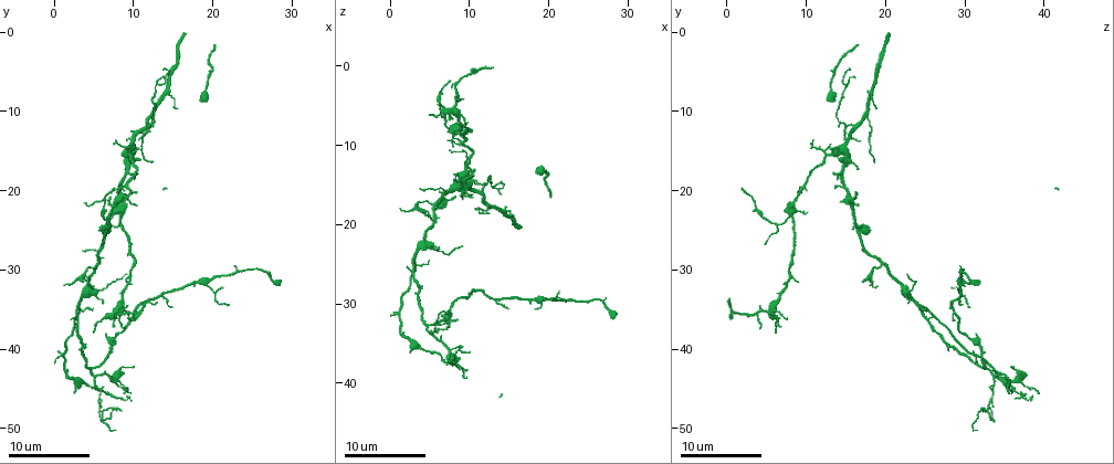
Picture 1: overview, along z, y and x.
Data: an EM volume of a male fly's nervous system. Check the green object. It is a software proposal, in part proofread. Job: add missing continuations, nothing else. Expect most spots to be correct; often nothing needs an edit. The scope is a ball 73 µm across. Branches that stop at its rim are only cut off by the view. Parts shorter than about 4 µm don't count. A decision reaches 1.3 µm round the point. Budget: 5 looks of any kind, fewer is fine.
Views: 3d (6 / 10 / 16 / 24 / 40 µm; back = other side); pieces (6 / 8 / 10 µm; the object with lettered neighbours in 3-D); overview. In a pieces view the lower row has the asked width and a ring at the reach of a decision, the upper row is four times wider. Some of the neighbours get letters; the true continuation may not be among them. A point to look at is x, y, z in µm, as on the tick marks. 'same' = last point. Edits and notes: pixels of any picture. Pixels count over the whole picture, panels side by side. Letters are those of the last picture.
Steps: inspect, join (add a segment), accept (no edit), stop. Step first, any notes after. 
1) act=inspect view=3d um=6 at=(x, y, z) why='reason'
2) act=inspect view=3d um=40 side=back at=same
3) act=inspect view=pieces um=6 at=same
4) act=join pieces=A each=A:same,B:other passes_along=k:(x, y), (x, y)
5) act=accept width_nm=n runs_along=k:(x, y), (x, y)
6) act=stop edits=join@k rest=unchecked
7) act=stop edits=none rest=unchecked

act=inspect view=3d um=10 at=(10.0, 17.5, 13.5) why='branch stops here'

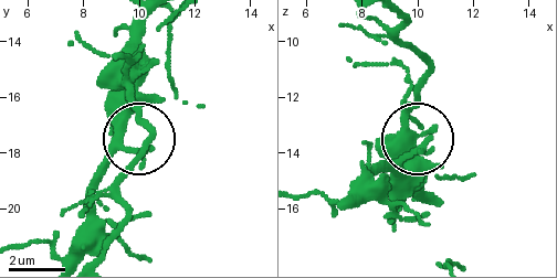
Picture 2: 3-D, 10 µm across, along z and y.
act=inspect view=pieces um=8 at=same why='what lies round it'

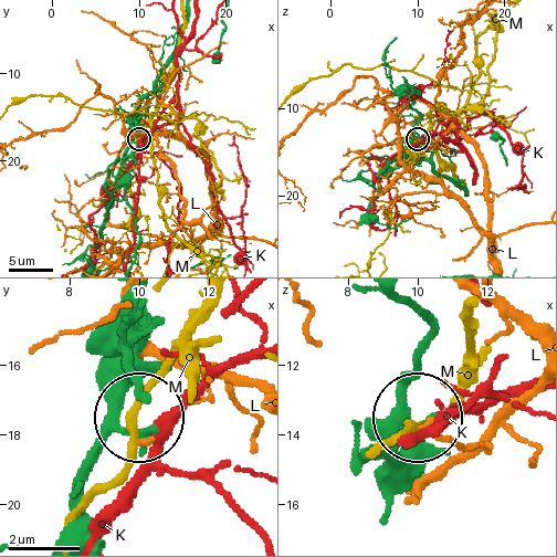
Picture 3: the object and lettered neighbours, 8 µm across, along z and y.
act=accept each=K:other,L:other,M:other found='none of them fits'

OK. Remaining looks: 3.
act=inspect view=pieces um=6 at=(8.0, 24.5, 16.5)

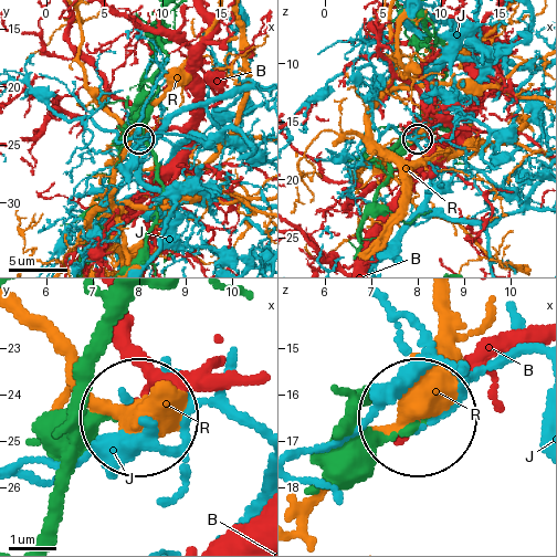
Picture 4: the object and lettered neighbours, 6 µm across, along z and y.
act=accept width_nm=140 each=B:other,J:other,R:other found='no lettered segment goes on from it'

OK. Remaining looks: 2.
act=inspect view=3d um=10 at=(13.0, 34.0, 0.0) why='thin end'

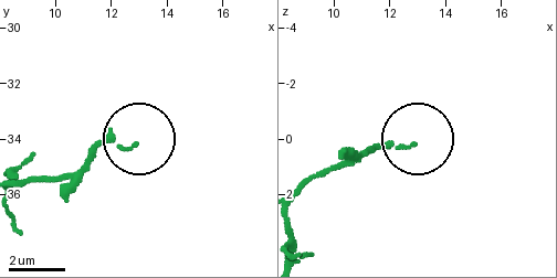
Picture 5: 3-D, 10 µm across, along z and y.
act=inspect view=pieces um=8 at=(12.7, 34.3, 0.1) why='what lies round it'

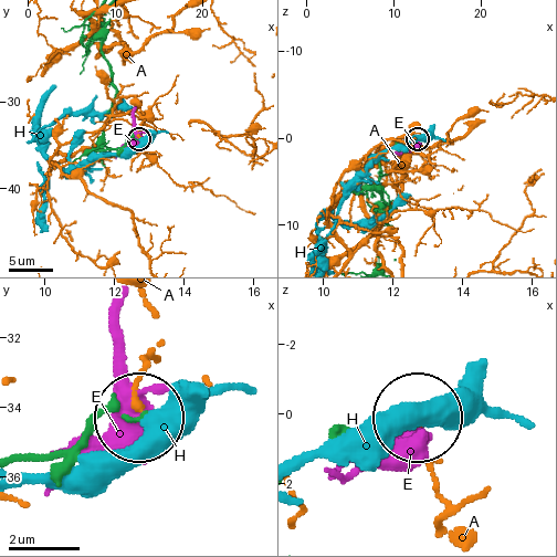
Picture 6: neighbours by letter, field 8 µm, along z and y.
act=accept width_nm=90 each=A:other,E:other,H:other found='none of them fits'

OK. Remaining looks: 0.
act=stop edits=none rest=unchecked

